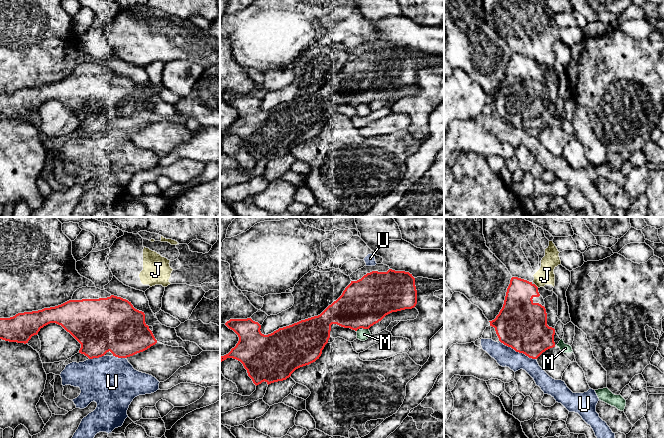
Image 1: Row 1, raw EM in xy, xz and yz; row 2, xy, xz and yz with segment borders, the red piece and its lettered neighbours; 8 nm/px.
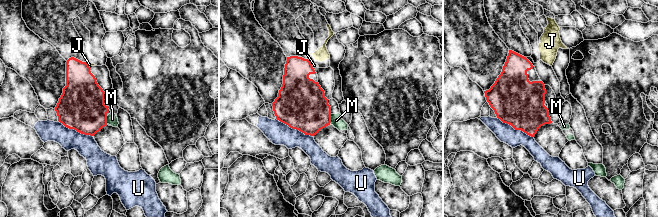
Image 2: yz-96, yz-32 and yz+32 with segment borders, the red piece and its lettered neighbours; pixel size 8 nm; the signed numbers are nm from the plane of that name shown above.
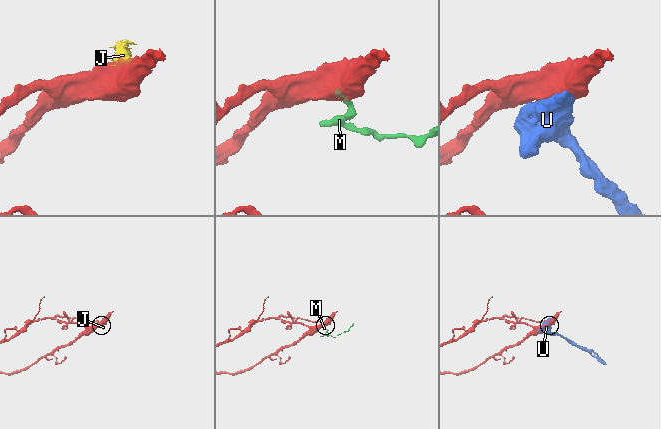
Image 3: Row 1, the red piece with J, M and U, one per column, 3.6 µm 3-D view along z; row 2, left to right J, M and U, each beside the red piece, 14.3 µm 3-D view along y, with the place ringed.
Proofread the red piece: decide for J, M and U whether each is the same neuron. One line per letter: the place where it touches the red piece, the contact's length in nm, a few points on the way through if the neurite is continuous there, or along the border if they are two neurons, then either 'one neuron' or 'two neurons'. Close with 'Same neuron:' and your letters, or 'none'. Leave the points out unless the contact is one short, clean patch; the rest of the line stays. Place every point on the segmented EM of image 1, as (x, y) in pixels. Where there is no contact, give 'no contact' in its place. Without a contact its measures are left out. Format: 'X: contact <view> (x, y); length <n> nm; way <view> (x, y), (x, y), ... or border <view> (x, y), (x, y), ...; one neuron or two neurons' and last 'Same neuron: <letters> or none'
J: contact yz (535, 285); length 50 nm; border yz (534, 283), (538, 287); two neurons
M: contact xz (366, 328); length 50 nm; border xz (363, 328), (368, 329); two neurons
U: contact yz (518, 351); length 320 nm; two neurons
Same neuron: none

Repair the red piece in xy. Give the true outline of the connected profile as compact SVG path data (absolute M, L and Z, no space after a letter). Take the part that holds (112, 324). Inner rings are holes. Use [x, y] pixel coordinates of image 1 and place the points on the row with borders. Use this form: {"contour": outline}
{"contour": "M114 295L99 299L69 300L55 307L0 318L0 339L26 344L41 328L50 323L61 325L69 332L81 344L79 353L89 359L102 357L109 351L115 357L127 358L157 343L145 323L144 312L135 309L128 300Z"}

